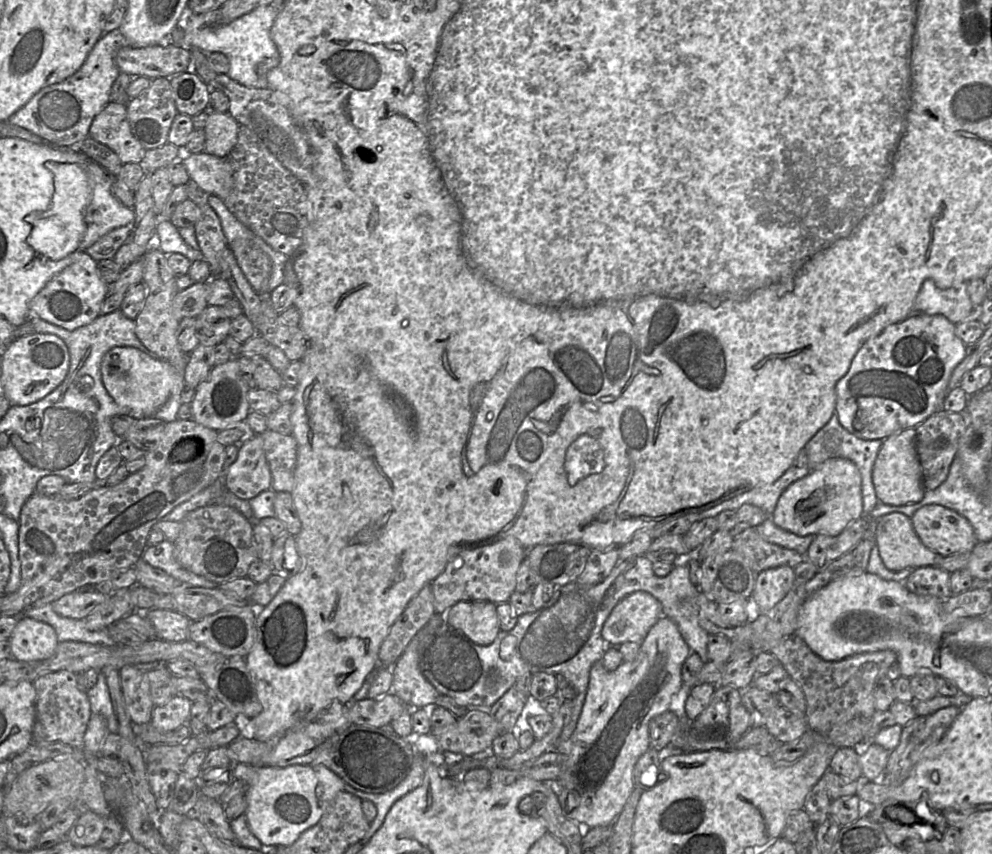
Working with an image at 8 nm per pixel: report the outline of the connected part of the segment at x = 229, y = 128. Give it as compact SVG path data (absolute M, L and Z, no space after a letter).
M209 109L209 117L204 128L204 152L226 158L237 143L239 123L227 112Z

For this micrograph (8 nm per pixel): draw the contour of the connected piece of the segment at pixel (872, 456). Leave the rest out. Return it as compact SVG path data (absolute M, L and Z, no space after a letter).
M834 413L828 423L812 437L804 449L808 456L811 471L831 458L848 459L857 466L861 474L862 516L869 517L879 503L873 484L873 467L882 444L883 440L863 440L851 434L840 424L838 415Z

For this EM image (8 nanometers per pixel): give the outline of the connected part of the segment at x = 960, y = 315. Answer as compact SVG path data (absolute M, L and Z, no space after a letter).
M933 280L923 282L914 304L914 314L943 315L957 325L976 316L968 294L968 283L953 288L939 289Z

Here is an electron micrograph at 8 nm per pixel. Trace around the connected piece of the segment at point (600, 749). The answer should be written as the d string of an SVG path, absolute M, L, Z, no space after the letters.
M662 615L648 631L633 661L623 662L614 671L608 671L602 660L593 664L588 693L576 728L566 742L559 744L557 740L555 745L555 751L566 755L566 769L557 780L551 782L567 818L587 824L590 828L613 825L634 790L635 765L651 747L650 720L680 706L685 694L682 666L690 653L692 652L675 622Z

